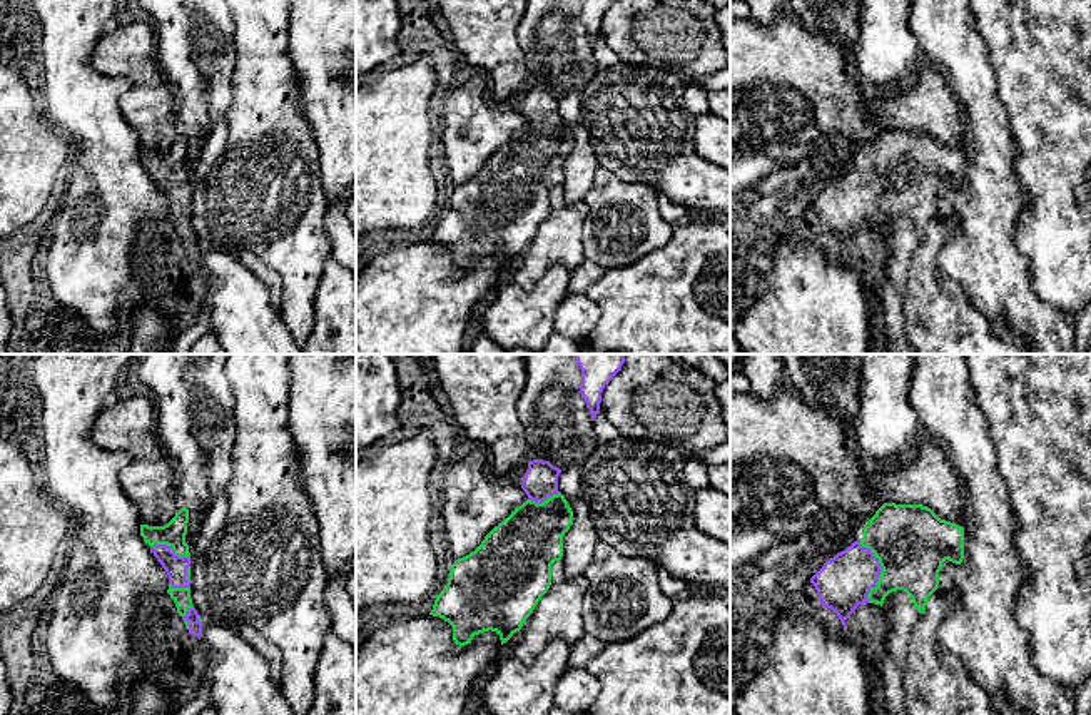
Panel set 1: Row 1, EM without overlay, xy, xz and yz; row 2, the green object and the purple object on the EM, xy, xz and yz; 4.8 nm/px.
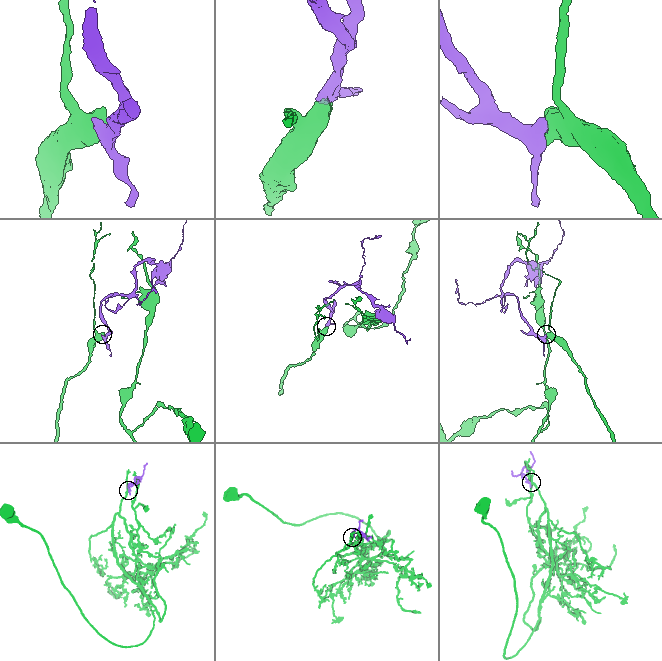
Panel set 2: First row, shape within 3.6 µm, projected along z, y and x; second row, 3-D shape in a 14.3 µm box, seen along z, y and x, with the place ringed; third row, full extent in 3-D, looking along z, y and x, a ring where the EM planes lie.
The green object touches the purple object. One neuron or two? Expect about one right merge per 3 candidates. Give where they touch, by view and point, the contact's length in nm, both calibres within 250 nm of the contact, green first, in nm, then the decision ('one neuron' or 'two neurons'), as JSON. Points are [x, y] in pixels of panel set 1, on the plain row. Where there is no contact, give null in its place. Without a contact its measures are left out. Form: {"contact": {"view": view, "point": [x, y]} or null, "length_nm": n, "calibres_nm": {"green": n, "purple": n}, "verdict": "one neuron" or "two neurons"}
{"contact": {"view": "yz", "point": [881, 197]}, "length_nm": 300, "calibres_nm": {"green": 360, "purple": 260}, "verdict": "one neuron"}

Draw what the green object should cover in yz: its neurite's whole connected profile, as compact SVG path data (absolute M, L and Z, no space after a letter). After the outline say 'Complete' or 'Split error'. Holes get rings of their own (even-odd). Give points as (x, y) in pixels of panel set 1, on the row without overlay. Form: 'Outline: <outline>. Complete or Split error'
Outline: M884 129L865 149L864 164L854 167L844 177L825 187L824 192L810 204L810 209L817 216L822 234L830 234L835 237L845 254L845 246L859 231L877 229L882 232L885 222L896 216L906 217L917 237L922 239L929 222L939 214L939 197L946 185L956 190L962 189L962 152L941 145L931 134L922 130Z. Split error

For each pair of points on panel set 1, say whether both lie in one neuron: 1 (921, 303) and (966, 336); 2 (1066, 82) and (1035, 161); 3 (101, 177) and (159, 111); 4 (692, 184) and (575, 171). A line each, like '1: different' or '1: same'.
1: same
2: same
3: different
4: different

